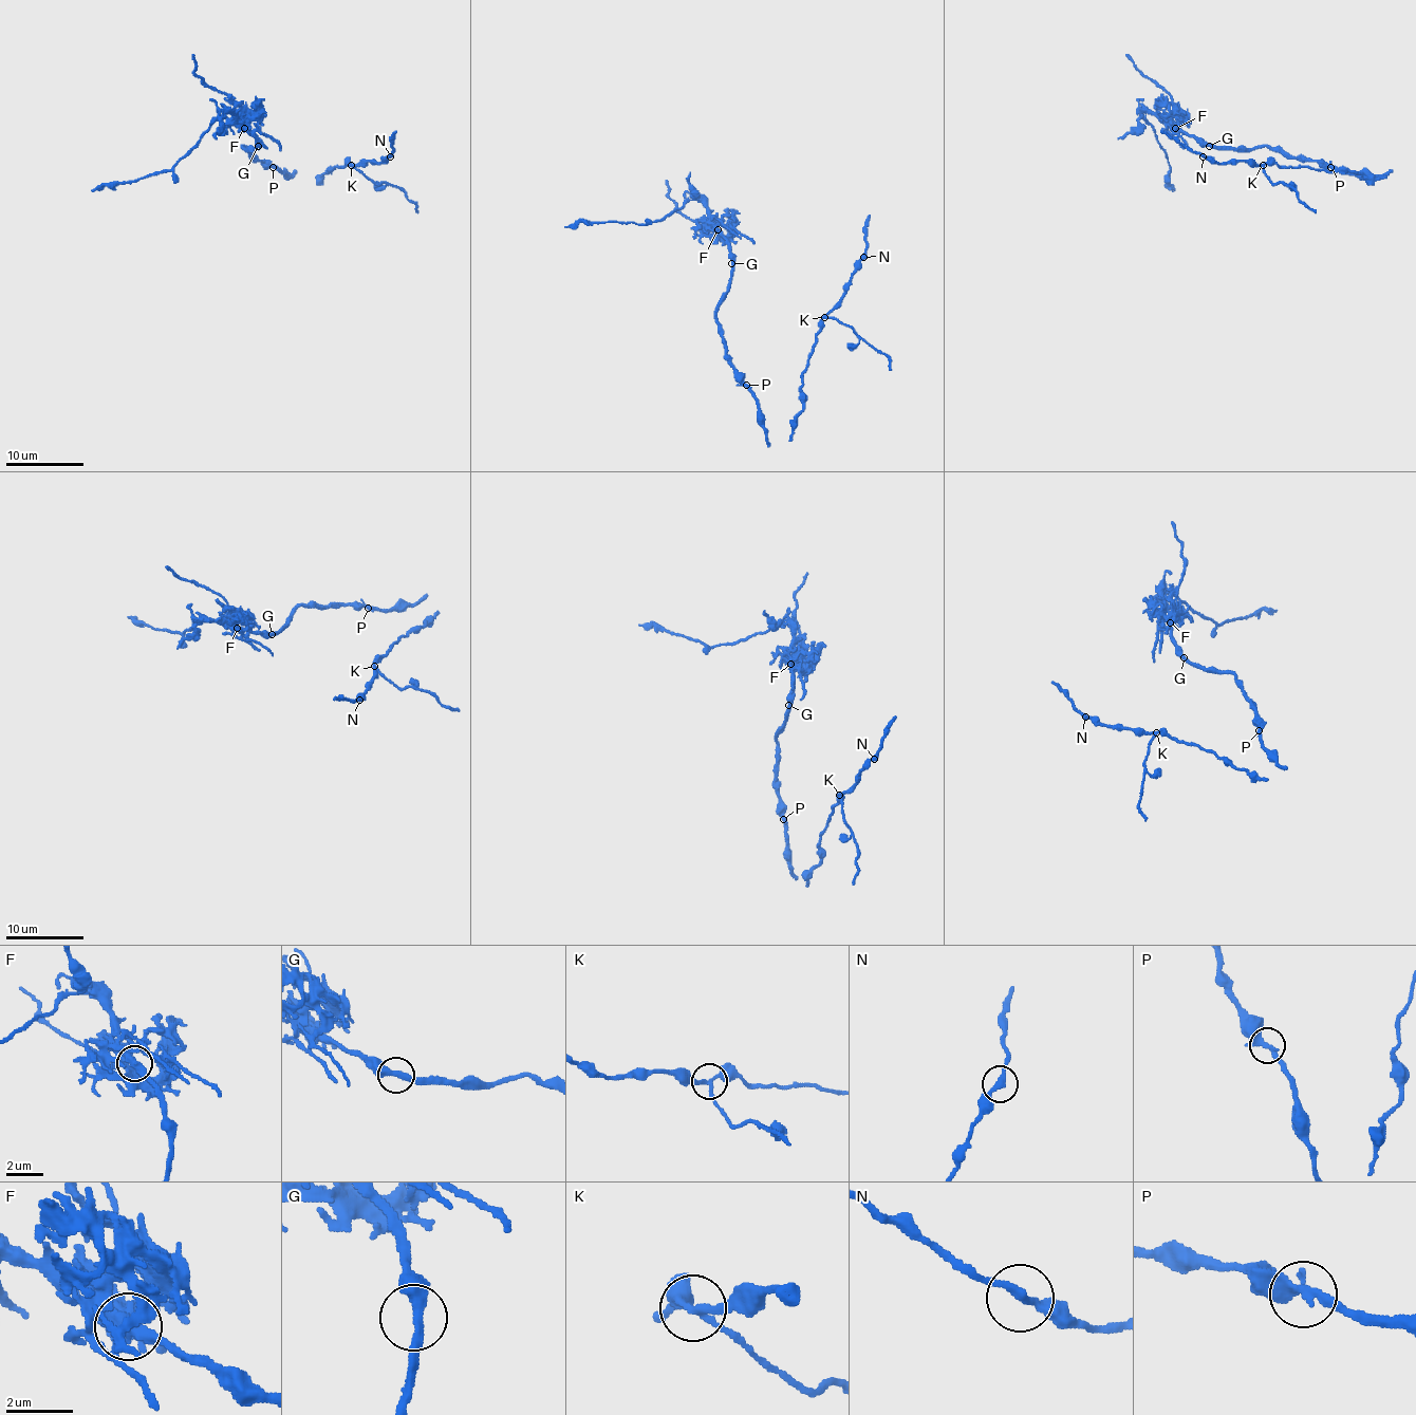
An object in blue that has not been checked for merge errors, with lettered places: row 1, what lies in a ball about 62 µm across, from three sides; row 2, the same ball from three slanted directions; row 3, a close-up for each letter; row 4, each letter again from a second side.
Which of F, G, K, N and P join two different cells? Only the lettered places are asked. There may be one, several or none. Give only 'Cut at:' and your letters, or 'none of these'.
Cut at: F, K

